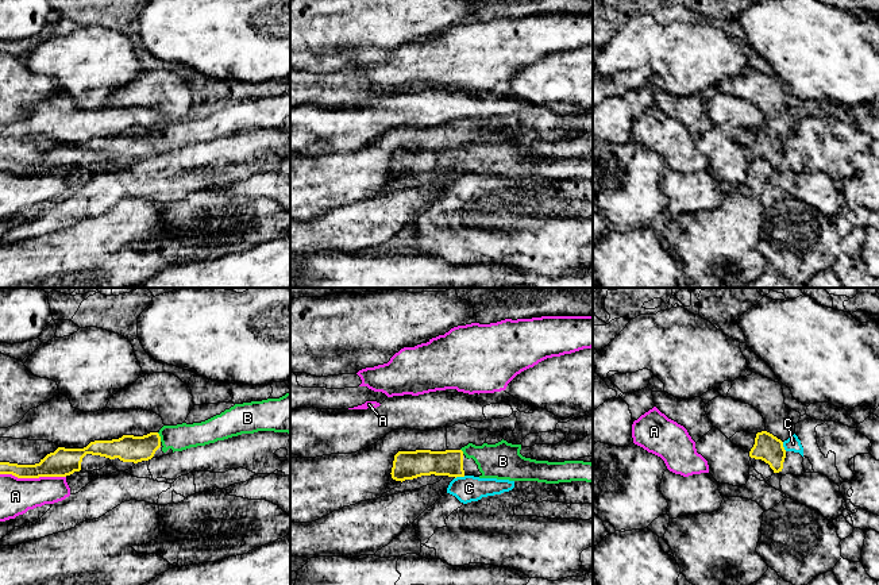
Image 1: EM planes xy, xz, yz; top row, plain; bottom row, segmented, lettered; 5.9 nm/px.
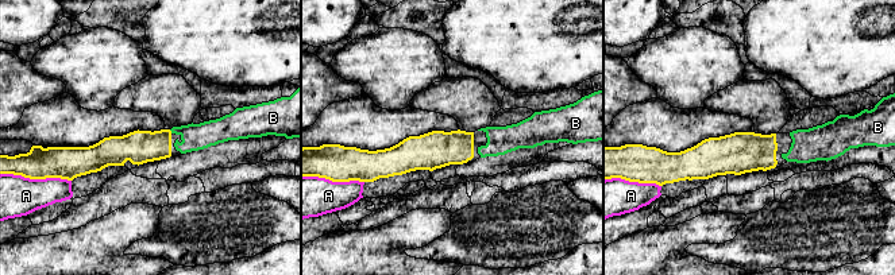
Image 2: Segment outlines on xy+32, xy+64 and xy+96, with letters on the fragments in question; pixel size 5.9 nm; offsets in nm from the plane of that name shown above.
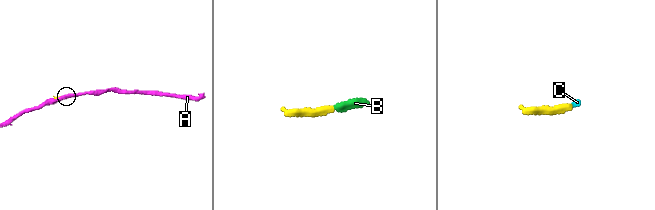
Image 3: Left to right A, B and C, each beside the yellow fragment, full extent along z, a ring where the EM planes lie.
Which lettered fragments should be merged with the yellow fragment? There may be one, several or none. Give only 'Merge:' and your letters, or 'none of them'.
Merge: B

